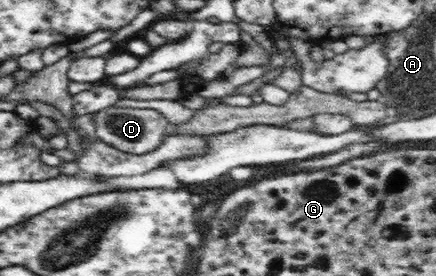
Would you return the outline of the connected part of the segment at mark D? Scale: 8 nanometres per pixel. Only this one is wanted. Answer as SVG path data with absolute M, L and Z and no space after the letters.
M108 107L95 113L96 136L120 152L143 155L156 150L166 137L169 120L157 110Z

